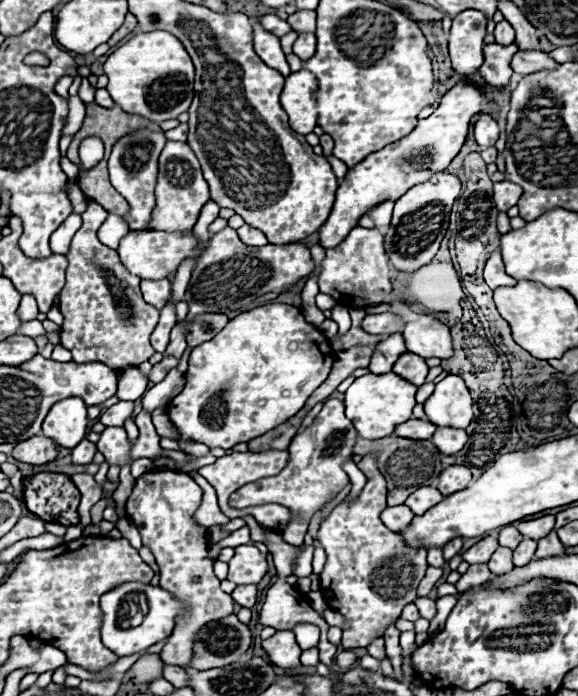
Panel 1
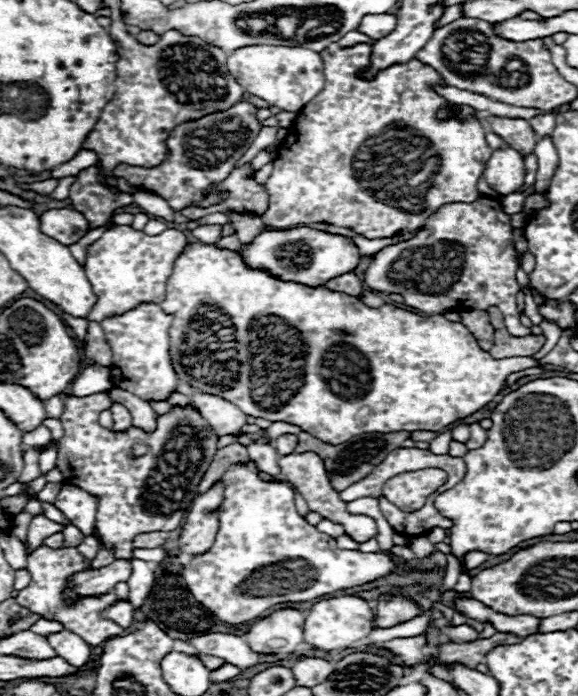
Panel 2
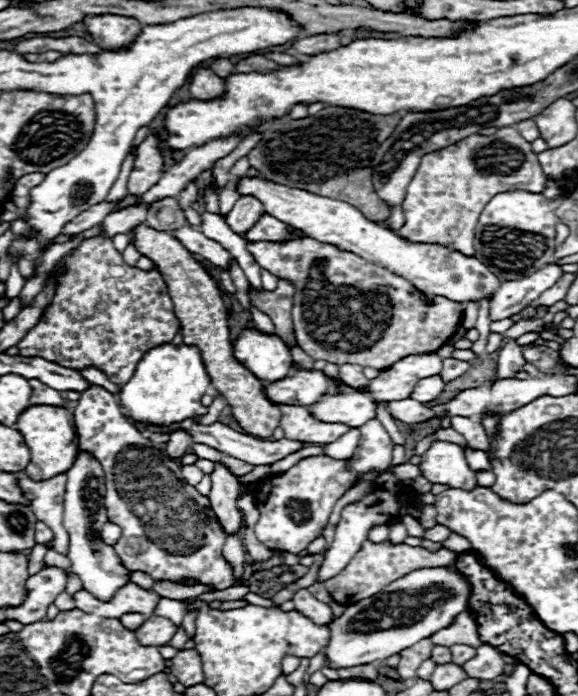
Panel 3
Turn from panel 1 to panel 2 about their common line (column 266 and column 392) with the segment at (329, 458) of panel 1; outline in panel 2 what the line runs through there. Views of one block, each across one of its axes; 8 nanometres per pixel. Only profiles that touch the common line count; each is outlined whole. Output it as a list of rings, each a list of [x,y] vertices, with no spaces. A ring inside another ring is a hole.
[[[416,470],[390,478],[384,484],[384,496],[404,512],[414,512],[424,506],[426,498],[446,482],[442,470]]]

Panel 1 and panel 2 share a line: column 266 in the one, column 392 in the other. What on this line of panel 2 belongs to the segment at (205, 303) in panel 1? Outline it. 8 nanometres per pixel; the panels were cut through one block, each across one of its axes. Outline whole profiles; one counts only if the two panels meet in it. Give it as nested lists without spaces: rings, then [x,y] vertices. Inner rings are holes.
[[[478,198],[474,204],[444,204],[442,208],[438,208],[428,220],[426,224],[422,226],[422,230],[414,236],[414,240],[406,240],[406,242],[400,242],[400,244],[392,244],[392,246],[386,246],[382,248],[380,252],[376,252],[364,272],[364,284],[372,290],[378,290],[378,292],[386,292],[386,294],[400,294],[404,298],[404,304],[412,306],[412,308],[418,308],[426,314],[440,314],[444,310],[470,310],[470,308],[478,308],[478,310],[486,310],[488,306],[498,306],[500,312],[504,314],[504,324],[508,328],[510,334],[514,336],[528,336],[530,334],[530,328],[522,326],[520,322],[520,314],[518,314],[518,308],[516,308],[516,292],[520,290],[518,282],[516,282],[516,270],[518,270],[518,260],[516,260],[516,250],[514,250],[514,234],[512,234],[512,226],[510,226],[510,216],[504,214],[502,210],[502,204],[494,198]]]

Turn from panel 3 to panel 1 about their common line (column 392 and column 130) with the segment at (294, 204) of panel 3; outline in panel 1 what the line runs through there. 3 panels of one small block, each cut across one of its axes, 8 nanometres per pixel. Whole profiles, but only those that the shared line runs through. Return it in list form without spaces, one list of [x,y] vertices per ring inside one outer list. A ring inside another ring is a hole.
[[[162,230],[128,232],[120,240],[120,246],[118,246],[118,254],[120,254],[122,264],[126,264],[126,268],[142,280],[168,278],[170,274],[174,274],[178,270],[178,266],[186,258],[198,258],[204,250],[206,250],[206,244],[200,246],[200,242],[192,230],[190,232],[162,232]]]

